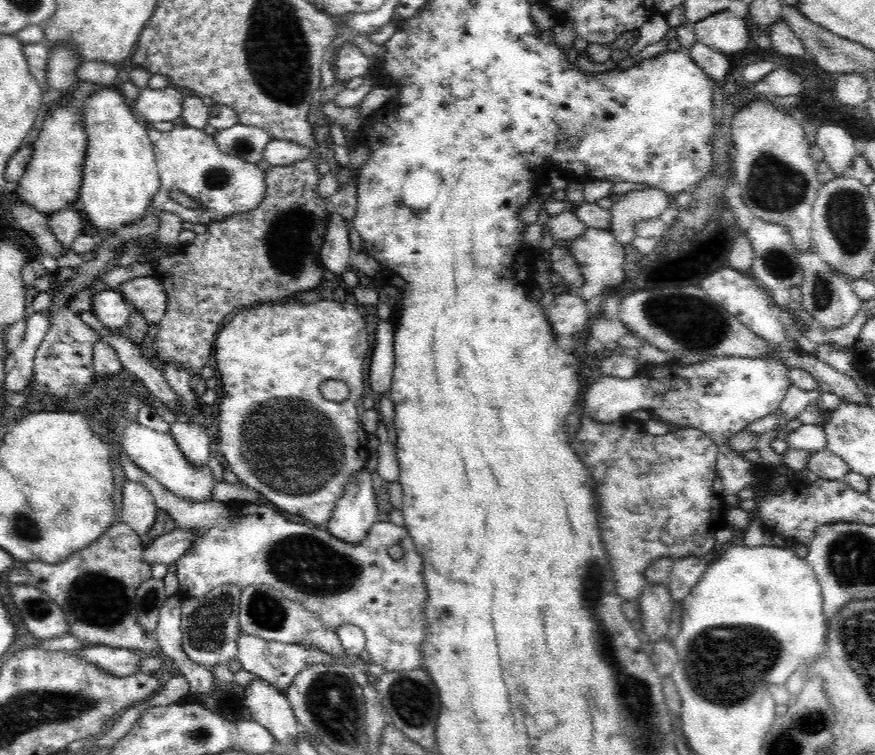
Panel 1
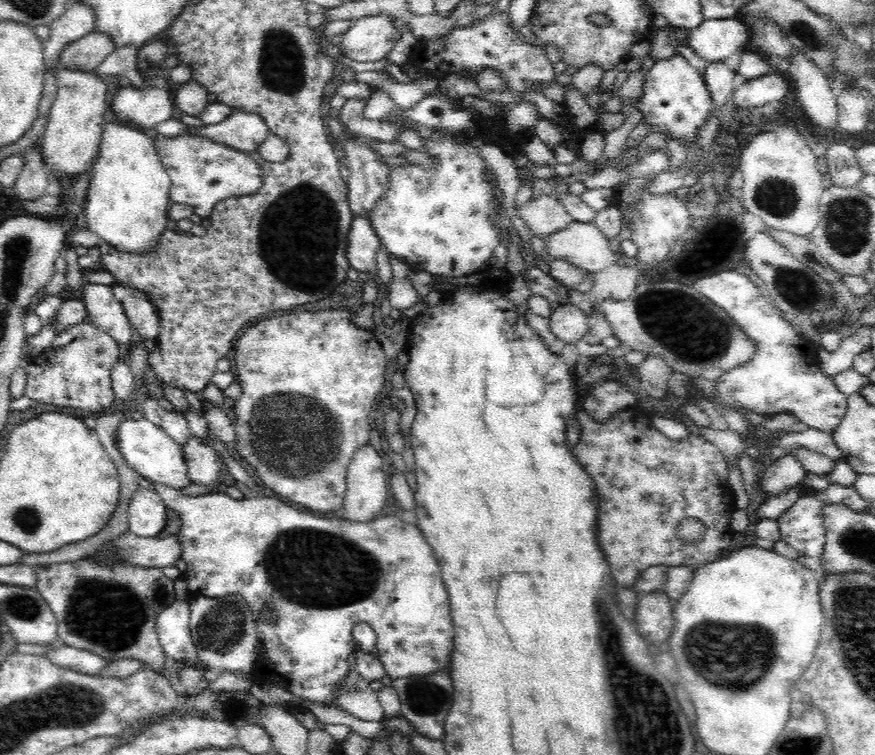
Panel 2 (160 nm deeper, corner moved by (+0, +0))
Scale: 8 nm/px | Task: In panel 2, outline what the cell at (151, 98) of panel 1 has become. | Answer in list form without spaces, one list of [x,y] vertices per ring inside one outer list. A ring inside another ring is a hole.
[[[132,85],[121,87],[112,98],[112,104],[110,104],[116,121],[123,122],[125,120],[146,129],[155,129],[158,124],[170,120],[172,115],[176,114],[174,112],[175,106],[172,98],[170,98],[170,92],[162,90],[162,88],[143,86],[138,89]]]

